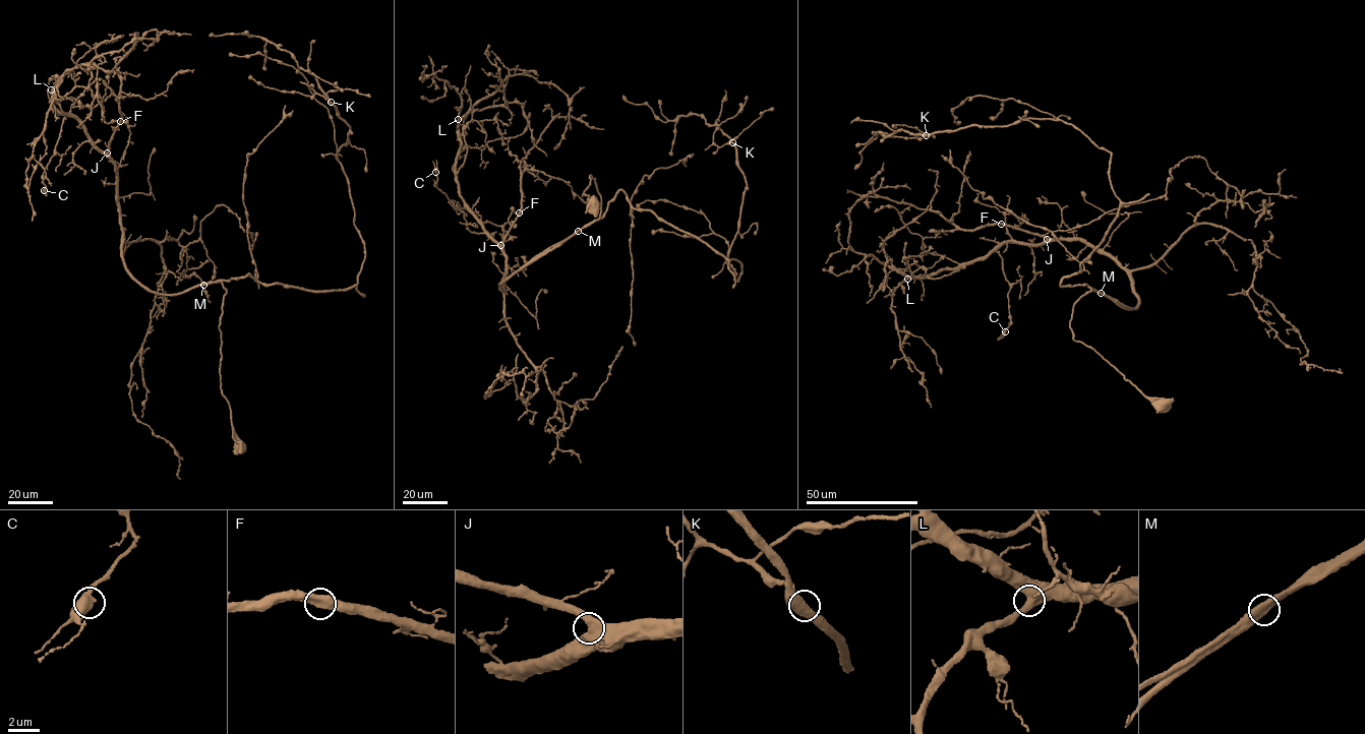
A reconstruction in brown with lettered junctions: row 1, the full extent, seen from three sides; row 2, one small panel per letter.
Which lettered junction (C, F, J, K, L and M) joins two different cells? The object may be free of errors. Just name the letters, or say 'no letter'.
no letter

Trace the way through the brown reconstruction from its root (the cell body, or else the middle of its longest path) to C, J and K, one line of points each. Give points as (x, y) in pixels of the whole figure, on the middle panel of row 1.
C: (595, 207), (583, 195), (591, 175), (598, 220), (536, 254), (501, 291), (505, 253), (435, 186), (435, 172)
J: (595, 207), (583, 195), (591, 175), (600, 196), (598, 220), (536, 254), (501, 283), (501, 291), (500, 245)
K: (595, 207), (591, 175), (597, 220), (622, 190), (740, 262), (738, 281), (732, 142)

